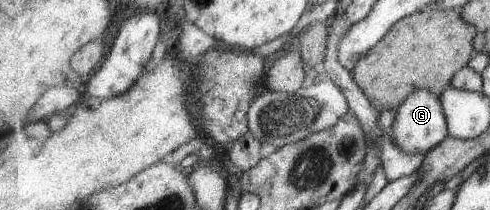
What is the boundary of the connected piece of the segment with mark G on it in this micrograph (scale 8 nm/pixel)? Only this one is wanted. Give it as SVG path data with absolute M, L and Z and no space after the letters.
M417 90L408 95L398 107L395 123L389 132L400 150L412 154L428 154L449 136L448 119L440 96L429 90Z

